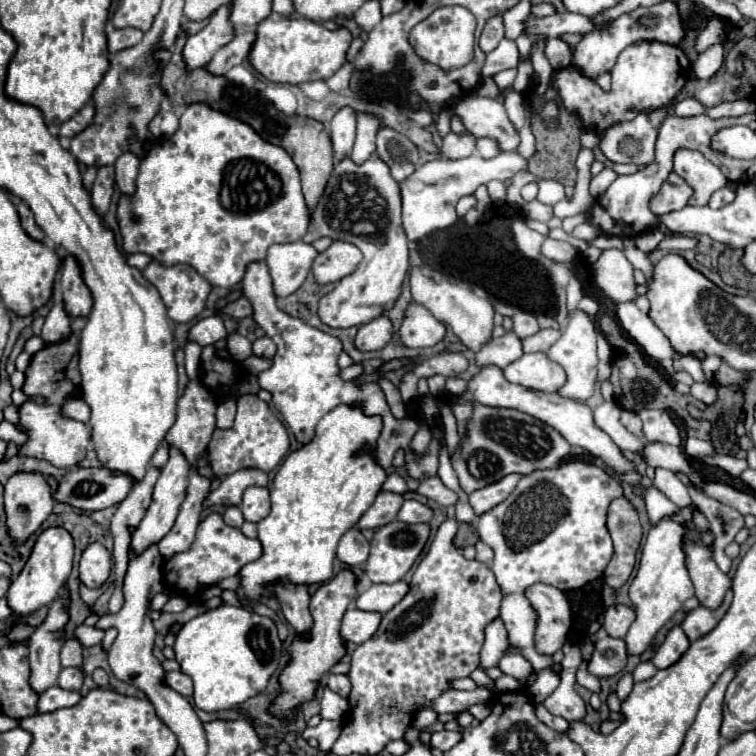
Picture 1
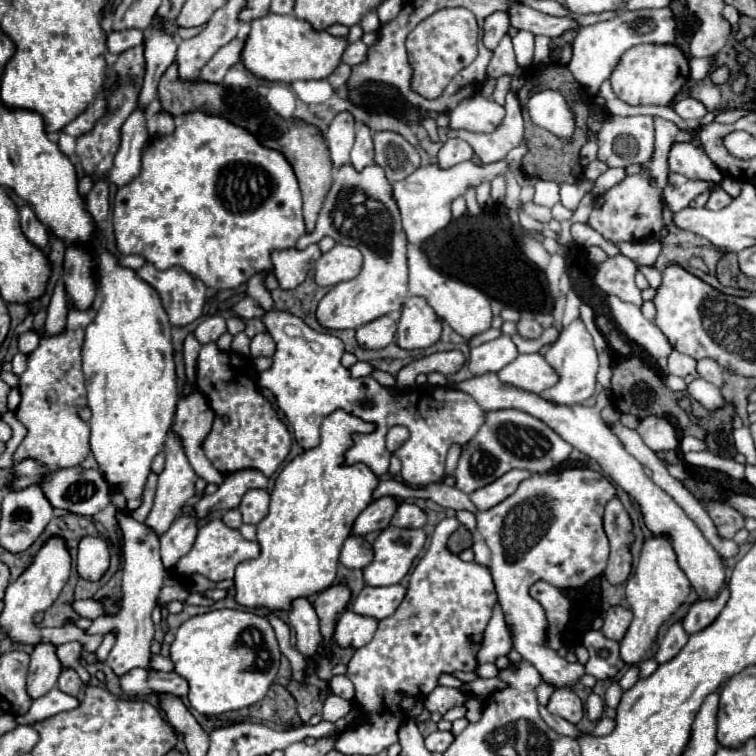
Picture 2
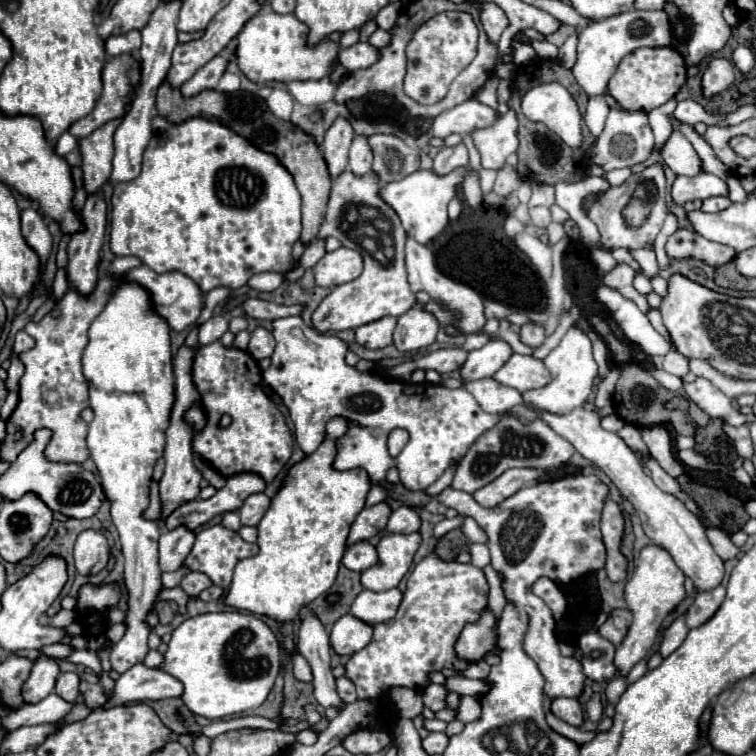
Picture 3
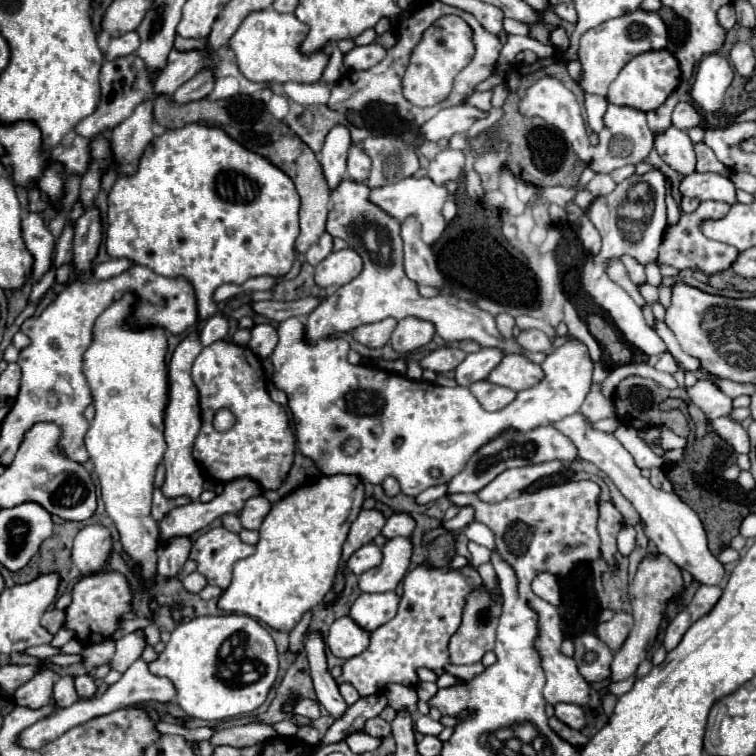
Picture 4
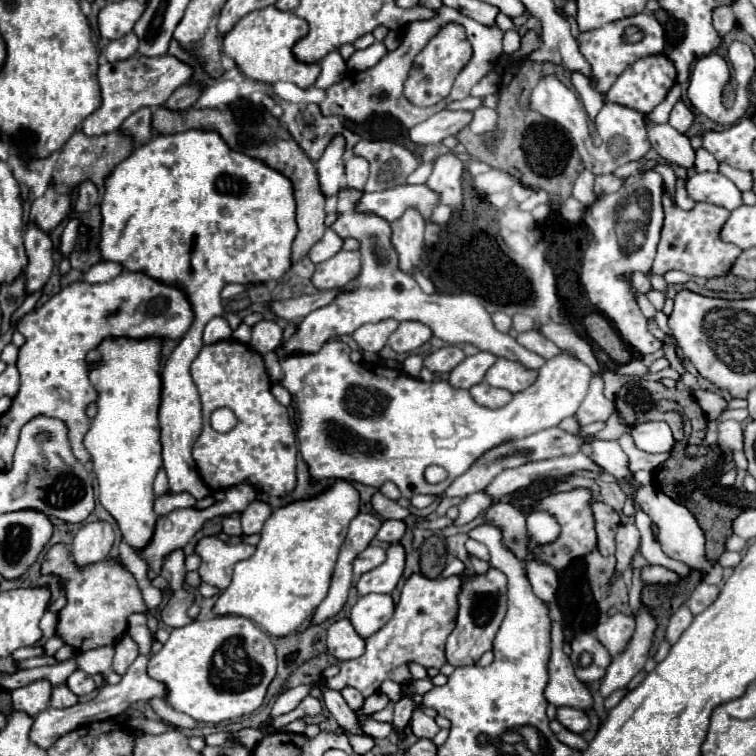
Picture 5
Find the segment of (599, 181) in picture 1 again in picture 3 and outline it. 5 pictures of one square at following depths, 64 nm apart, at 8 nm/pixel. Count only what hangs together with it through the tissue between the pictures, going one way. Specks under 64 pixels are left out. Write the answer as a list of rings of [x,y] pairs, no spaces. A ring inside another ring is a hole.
[[[620,168],[620,170],[610,170],[610,172],[606,172],[604,176],[608,178],[608,182],[610,182],[612,186],[618,186],[618,184],[626,182],[630,174],[632,174],[632,170],[630,170],[630,168]]]

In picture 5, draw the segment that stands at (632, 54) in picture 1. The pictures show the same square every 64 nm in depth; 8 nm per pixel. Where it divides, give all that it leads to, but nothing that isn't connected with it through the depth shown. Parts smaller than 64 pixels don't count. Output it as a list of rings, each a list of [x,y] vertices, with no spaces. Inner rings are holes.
[[[662,54],[646,56],[638,62],[634,62],[630,68],[626,68],[626,72],[608,90],[608,100],[622,104],[622,106],[628,106],[632,110],[638,110],[642,114],[648,114],[664,100],[666,92],[674,86],[674,82],[676,82],[674,64],[670,64],[670,60],[666,56],[662,56]]]

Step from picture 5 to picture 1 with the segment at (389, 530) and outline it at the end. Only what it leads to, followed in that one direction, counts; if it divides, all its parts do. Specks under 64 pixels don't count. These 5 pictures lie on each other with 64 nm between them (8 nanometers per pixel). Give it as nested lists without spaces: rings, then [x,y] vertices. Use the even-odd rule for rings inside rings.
[[[404,500],[396,520],[406,522],[406,524],[426,524],[432,518],[432,510],[418,500]]]

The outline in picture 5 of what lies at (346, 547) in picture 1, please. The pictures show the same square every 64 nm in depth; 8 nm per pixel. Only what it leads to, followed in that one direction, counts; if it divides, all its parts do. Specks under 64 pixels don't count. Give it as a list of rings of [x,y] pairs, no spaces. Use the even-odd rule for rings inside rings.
[[[368,546],[356,560],[354,560],[354,574],[356,568],[376,568],[386,560],[386,550],[382,546]]]

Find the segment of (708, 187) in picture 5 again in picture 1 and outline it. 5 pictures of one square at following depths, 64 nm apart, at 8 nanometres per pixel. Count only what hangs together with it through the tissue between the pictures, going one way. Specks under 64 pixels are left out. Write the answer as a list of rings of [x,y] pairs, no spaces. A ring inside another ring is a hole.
[[[672,172],[664,182],[662,190],[650,200],[650,208],[654,214],[668,214],[674,210],[682,210],[692,194],[694,194],[692,186],[686,184],[684,178]]]

